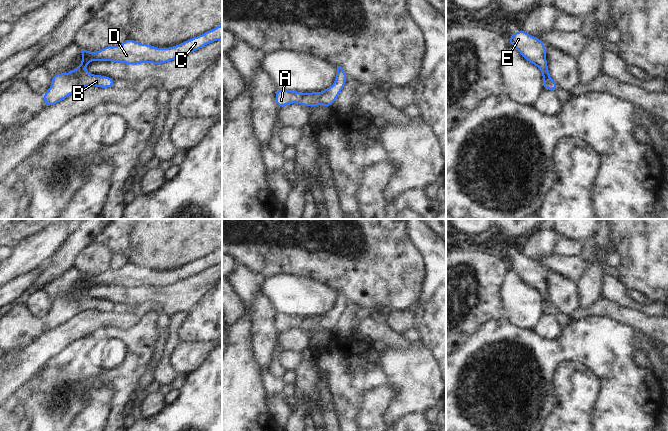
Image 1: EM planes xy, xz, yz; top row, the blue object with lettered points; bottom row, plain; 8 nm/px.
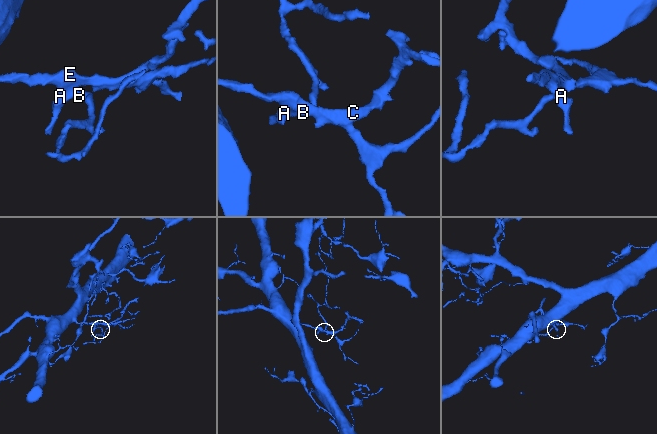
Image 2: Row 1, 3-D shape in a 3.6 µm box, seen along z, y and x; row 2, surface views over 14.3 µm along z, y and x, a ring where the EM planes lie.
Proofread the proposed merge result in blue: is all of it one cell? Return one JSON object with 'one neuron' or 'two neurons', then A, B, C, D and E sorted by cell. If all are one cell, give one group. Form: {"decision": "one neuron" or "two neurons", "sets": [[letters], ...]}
{"decision": "one neuron", "sets": [["A", "B", "C", "D", "E"]]}

